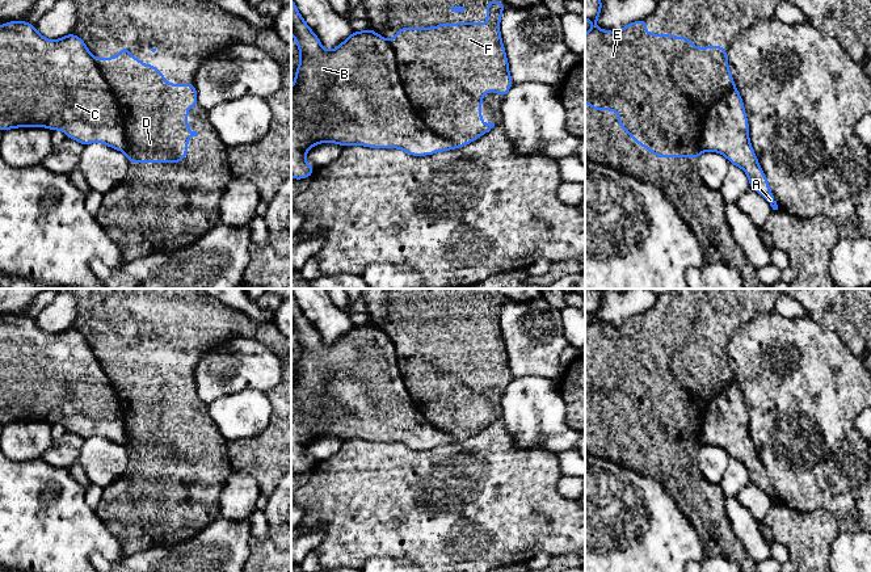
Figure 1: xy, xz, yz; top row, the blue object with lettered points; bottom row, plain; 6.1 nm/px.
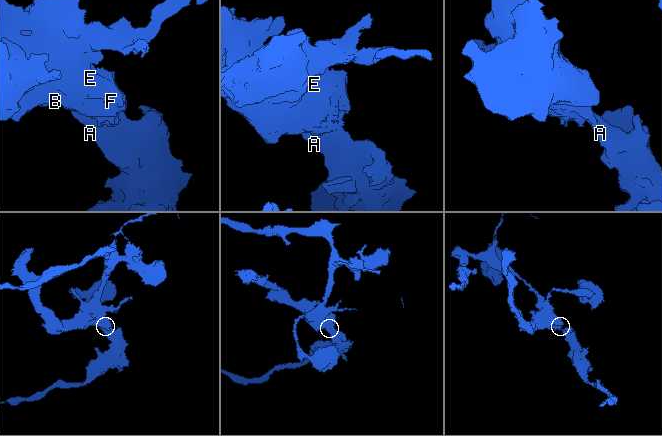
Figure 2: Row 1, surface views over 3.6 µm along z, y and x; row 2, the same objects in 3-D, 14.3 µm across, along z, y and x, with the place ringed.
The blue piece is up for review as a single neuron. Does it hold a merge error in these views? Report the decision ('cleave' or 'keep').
cleave

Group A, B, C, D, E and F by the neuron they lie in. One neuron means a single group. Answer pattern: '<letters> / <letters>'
A B C / D E F

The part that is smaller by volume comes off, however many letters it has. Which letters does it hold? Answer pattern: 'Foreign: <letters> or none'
Foreign: D, E, F

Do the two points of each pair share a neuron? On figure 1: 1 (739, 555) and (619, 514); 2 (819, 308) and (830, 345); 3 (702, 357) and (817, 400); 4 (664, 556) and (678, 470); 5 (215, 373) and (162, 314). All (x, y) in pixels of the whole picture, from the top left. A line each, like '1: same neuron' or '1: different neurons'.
1: different neurons
2: different neurons
3: different neurons
4: different neurons
5: different neurons

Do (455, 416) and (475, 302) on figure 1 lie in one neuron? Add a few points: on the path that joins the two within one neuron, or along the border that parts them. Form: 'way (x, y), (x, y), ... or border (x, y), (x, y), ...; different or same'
way (457, 387), (457, 331); same

